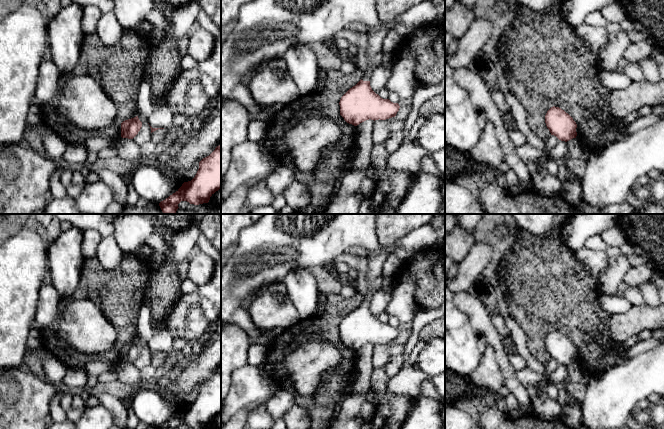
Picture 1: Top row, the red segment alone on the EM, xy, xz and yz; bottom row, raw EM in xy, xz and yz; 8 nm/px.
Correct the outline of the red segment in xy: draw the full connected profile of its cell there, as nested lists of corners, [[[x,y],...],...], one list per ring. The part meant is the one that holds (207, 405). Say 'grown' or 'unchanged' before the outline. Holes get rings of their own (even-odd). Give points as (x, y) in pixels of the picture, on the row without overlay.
unchanged; [[[221,369],[199,386],[195,401],[159,429],[178,429],[181,425],[199,429],[208,427],[210,421],[221,412]]]

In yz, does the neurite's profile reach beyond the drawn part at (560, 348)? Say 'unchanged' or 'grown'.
unchanged

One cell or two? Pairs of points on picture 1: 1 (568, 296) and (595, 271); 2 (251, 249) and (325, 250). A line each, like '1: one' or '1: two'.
1: two
2: one

